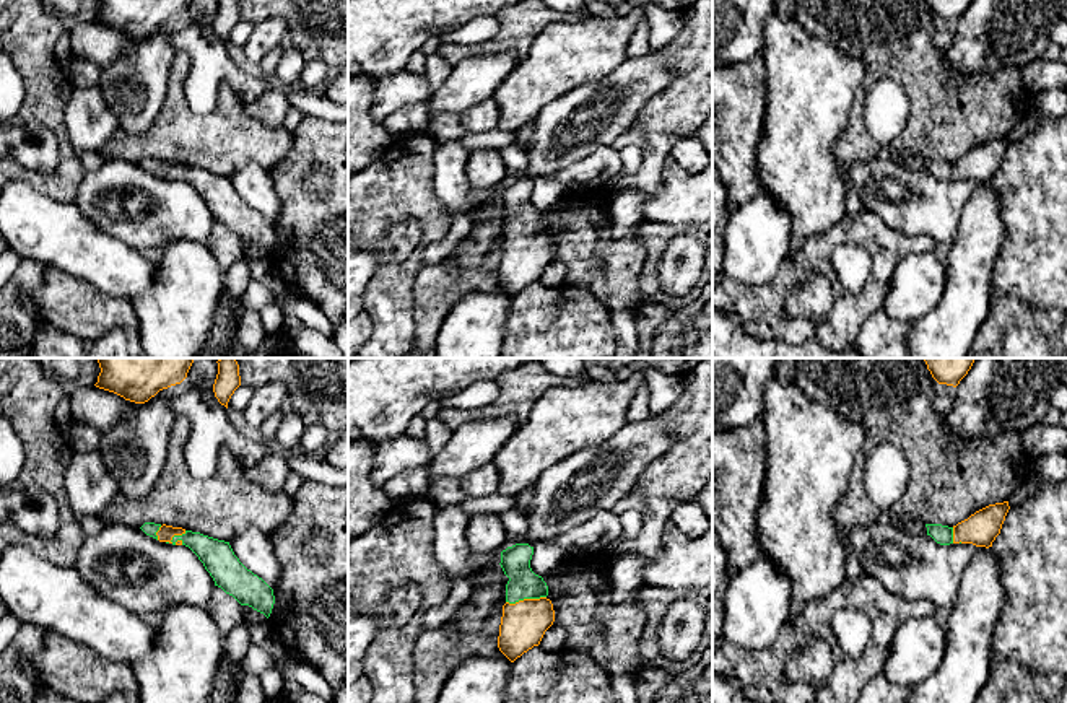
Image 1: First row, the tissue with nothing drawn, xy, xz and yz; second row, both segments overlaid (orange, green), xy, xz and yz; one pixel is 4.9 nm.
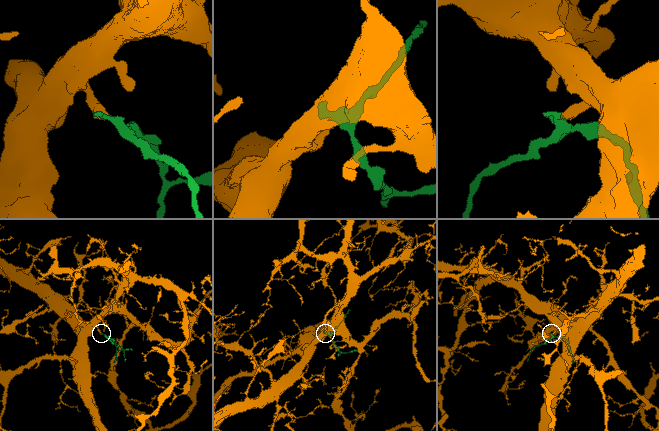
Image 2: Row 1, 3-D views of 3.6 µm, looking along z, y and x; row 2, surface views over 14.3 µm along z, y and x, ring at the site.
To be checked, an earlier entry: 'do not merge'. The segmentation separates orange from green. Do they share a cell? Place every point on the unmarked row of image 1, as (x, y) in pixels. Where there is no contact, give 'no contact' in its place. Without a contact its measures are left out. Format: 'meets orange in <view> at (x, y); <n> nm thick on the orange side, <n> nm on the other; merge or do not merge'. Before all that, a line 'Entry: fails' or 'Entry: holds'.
Entry: fails
meets orange in xz at (526, 235); 220 nm thick on the orange side, 150 nm on the other; merge

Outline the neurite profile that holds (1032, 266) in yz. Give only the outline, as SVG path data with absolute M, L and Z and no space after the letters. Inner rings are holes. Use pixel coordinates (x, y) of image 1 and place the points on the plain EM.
M1067 114L1010 143L992 184L1005 189L1008 231L994 264L995 295L1067 314Z

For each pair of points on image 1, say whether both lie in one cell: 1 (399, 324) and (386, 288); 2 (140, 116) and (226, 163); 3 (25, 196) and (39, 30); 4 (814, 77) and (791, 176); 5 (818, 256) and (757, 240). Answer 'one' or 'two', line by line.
1: one
2: two
3: two
4: one
5: two

